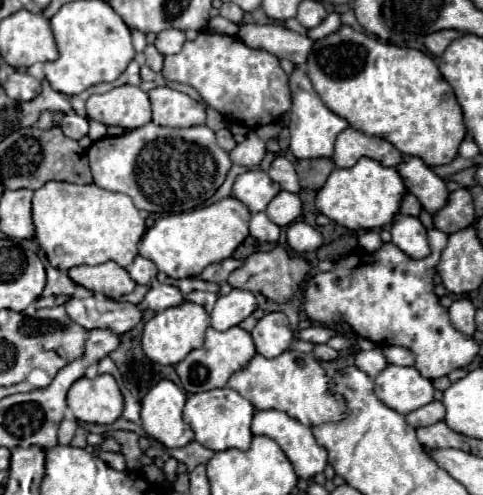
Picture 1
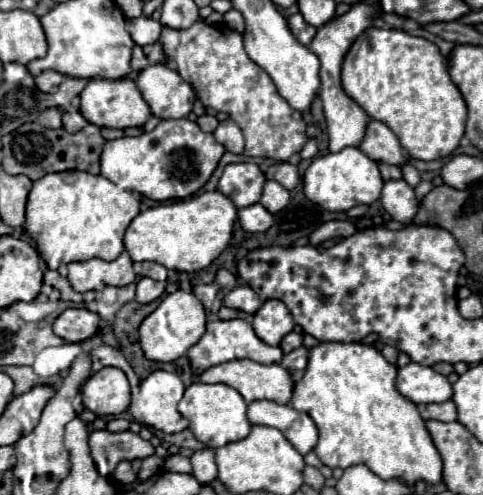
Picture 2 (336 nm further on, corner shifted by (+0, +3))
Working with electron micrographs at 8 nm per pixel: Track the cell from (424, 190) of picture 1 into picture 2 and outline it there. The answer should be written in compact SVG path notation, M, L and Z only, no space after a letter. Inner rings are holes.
M369 118L367 122L367 130L359 144L359 150L377 162L387 162L395 166L407 162L397 136L383 122L377 122L373 118Z

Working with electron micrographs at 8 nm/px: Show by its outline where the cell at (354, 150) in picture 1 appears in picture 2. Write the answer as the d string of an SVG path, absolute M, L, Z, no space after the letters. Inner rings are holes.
M359 2L353 4L349 12L329 20L325 26L321 26L317 30L317 36L313 38L313 42L309 44L309 48L319 56L321 60L321 70L319 70L319 78L321 78L321 90L319 96L323 100L323 112L325 112L325 120L327 120L327 130L329 130L329 150L331 152L341 152L347 146L357 146L363 140L363 130L367 126L367 114L365 110L345 94L343 86L341 86L341 64L345 54L349 52L351 44L357 40L359 34L363 34L367 28L373 26L373 18L377 16L377 6Z

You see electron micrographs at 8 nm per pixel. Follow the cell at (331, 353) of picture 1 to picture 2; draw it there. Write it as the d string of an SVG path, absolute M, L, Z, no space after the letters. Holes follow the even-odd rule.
M301 346L301 348L297 348L297 350L289 352L289 354L285 354L279 364L281 364L283 368L287 368L289 372L305 370L305 366L307 366L307 356L309 356L309 350Z

